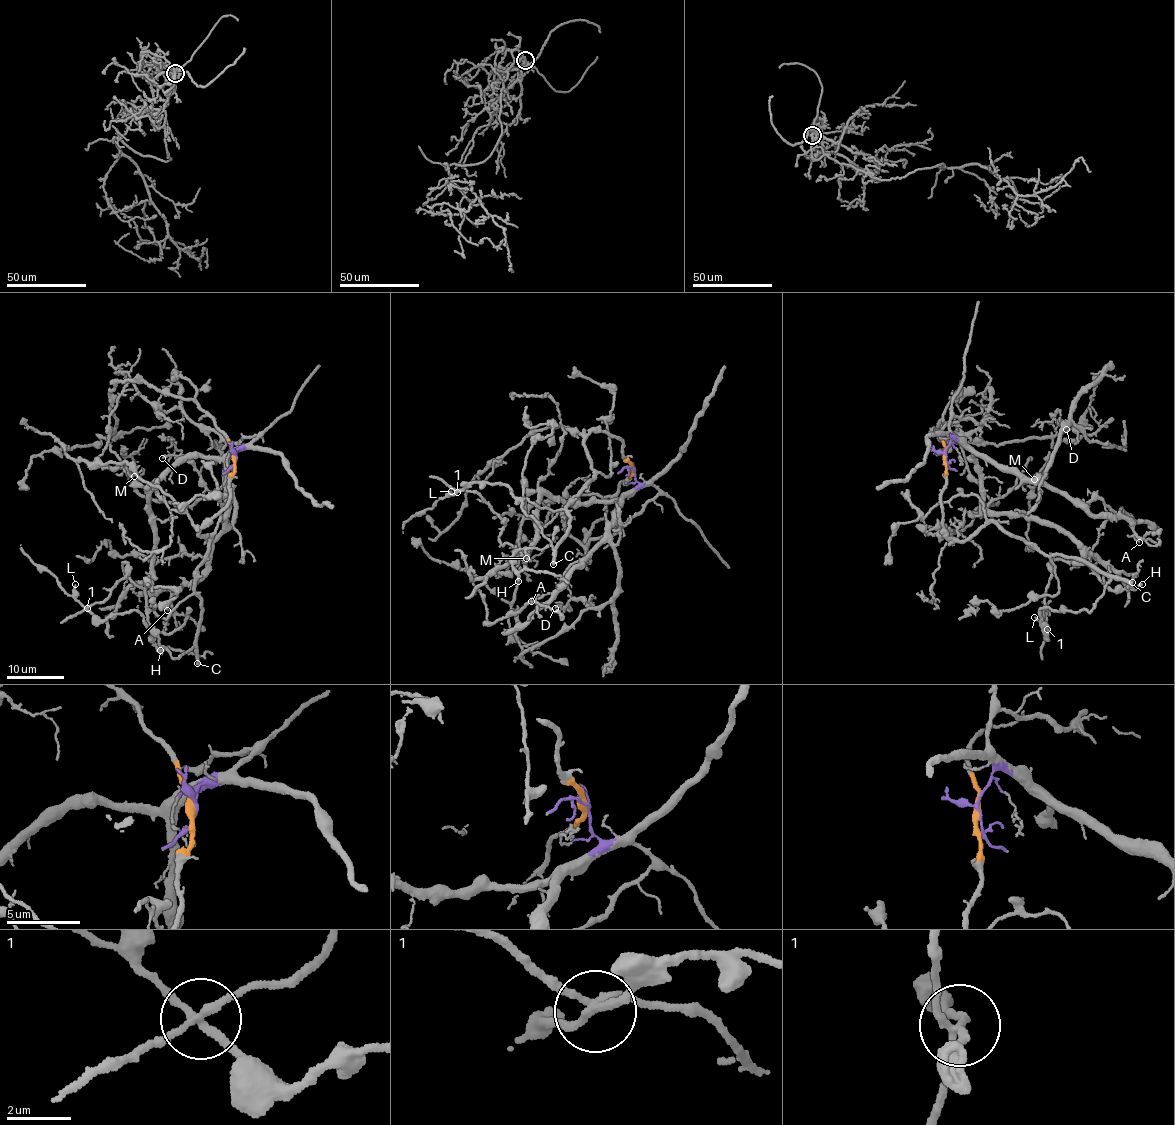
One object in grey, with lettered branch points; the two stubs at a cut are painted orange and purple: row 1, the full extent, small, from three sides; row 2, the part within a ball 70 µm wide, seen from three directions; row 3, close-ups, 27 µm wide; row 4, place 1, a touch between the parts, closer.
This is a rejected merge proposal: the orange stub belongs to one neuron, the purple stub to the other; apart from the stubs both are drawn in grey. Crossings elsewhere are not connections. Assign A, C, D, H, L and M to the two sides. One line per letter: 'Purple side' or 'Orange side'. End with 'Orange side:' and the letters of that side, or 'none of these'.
A: Purple side
C: Orange side
D: Purple side
H: Purple side
L: Orange side
M: Purple side
Orange side: C, L

